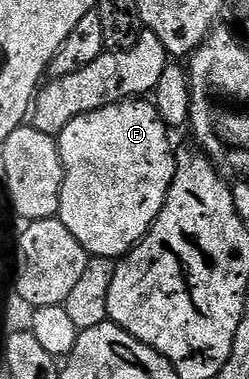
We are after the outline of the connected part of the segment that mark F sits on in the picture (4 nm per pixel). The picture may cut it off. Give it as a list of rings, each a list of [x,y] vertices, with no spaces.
[[[148,100],[115,102],[101,110],[78,116],[58,136],[64,183],[60,193],[60,222],[70,228],[74,240],[93,258],[119,260],[133,250],[156,222],[166,204],[176,171],[174,146],[168,143],[168,127]]]

